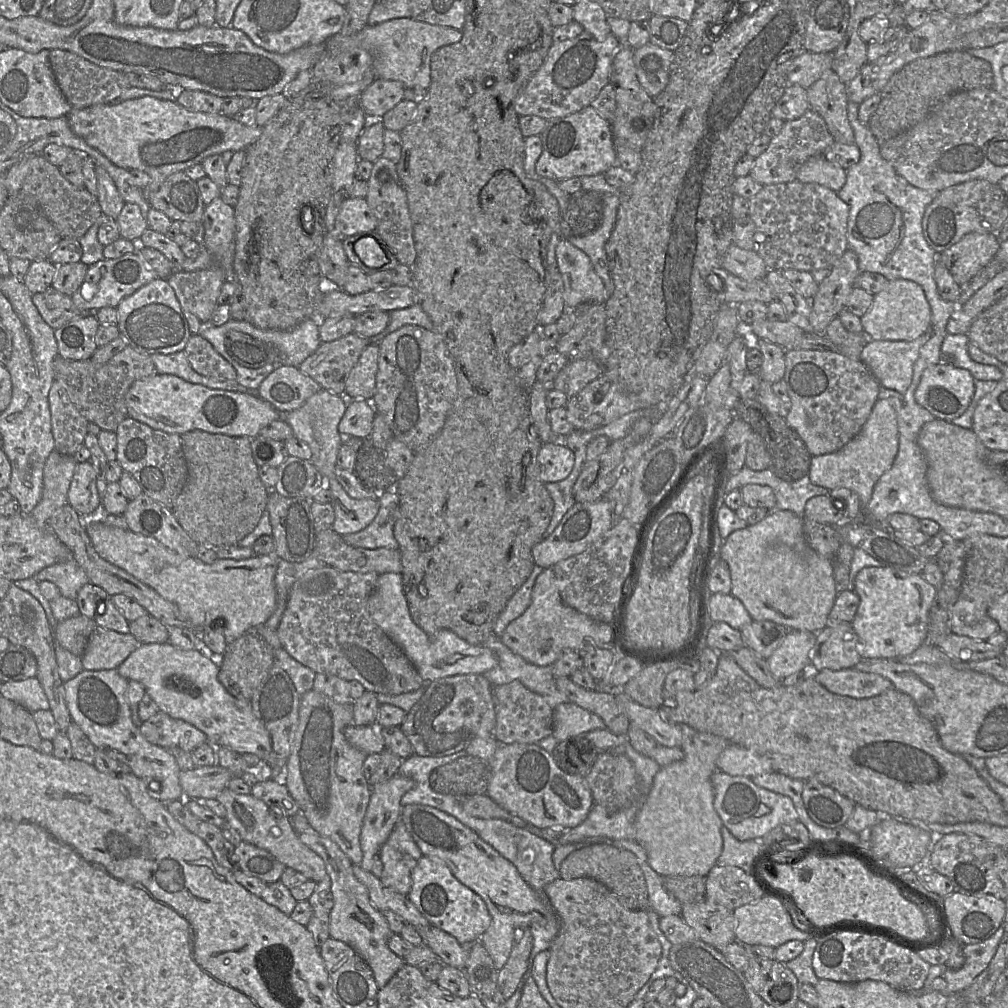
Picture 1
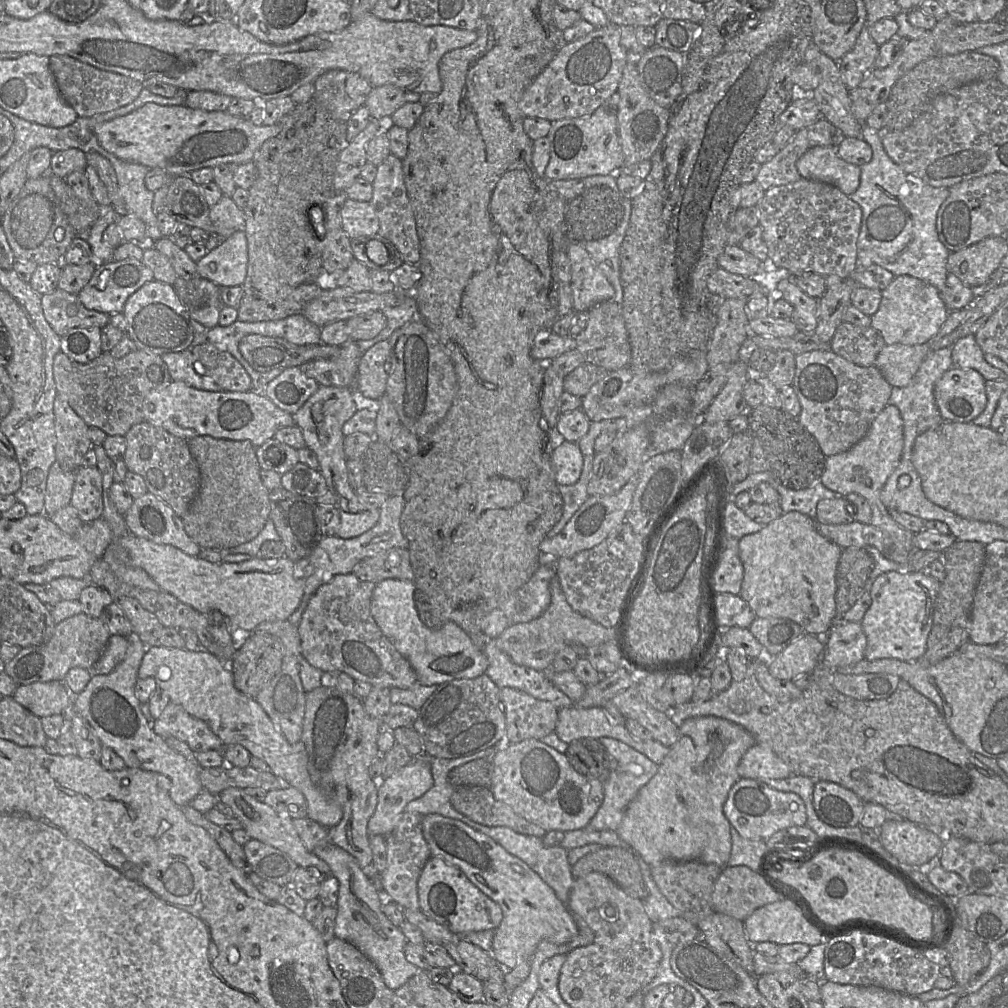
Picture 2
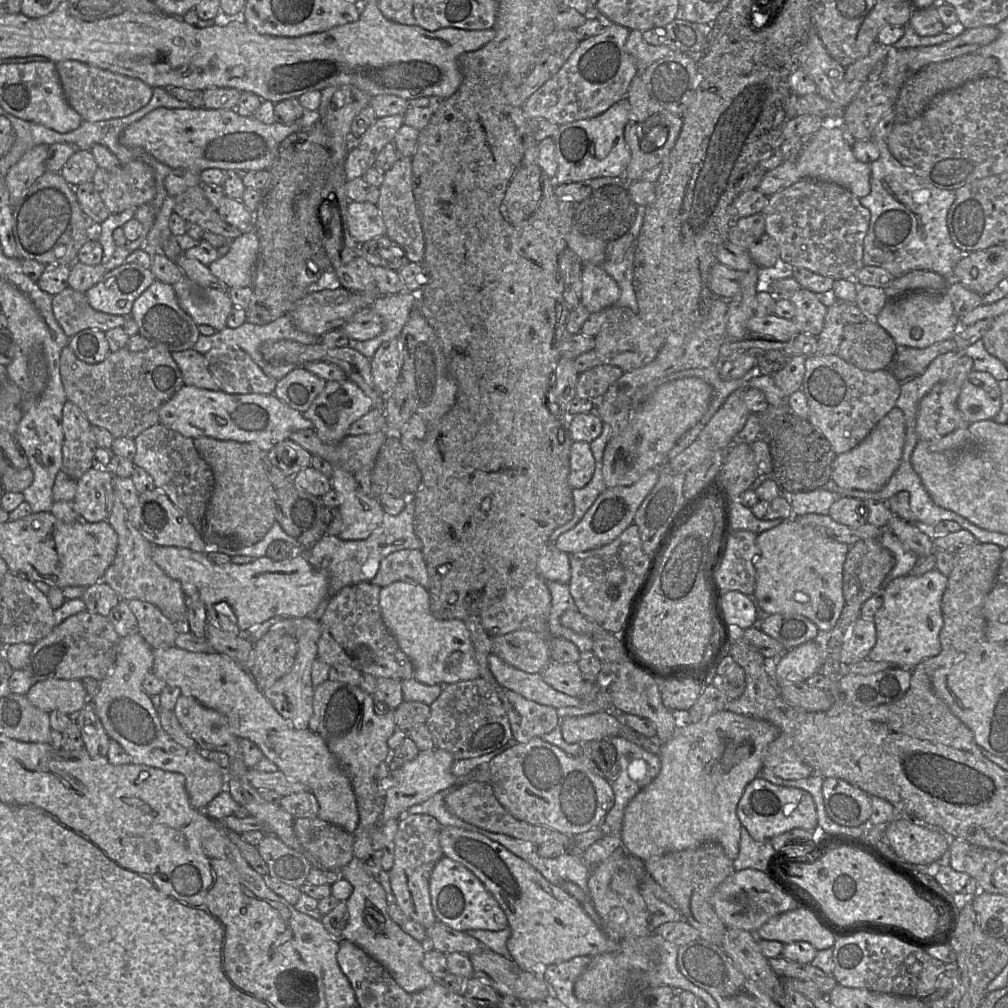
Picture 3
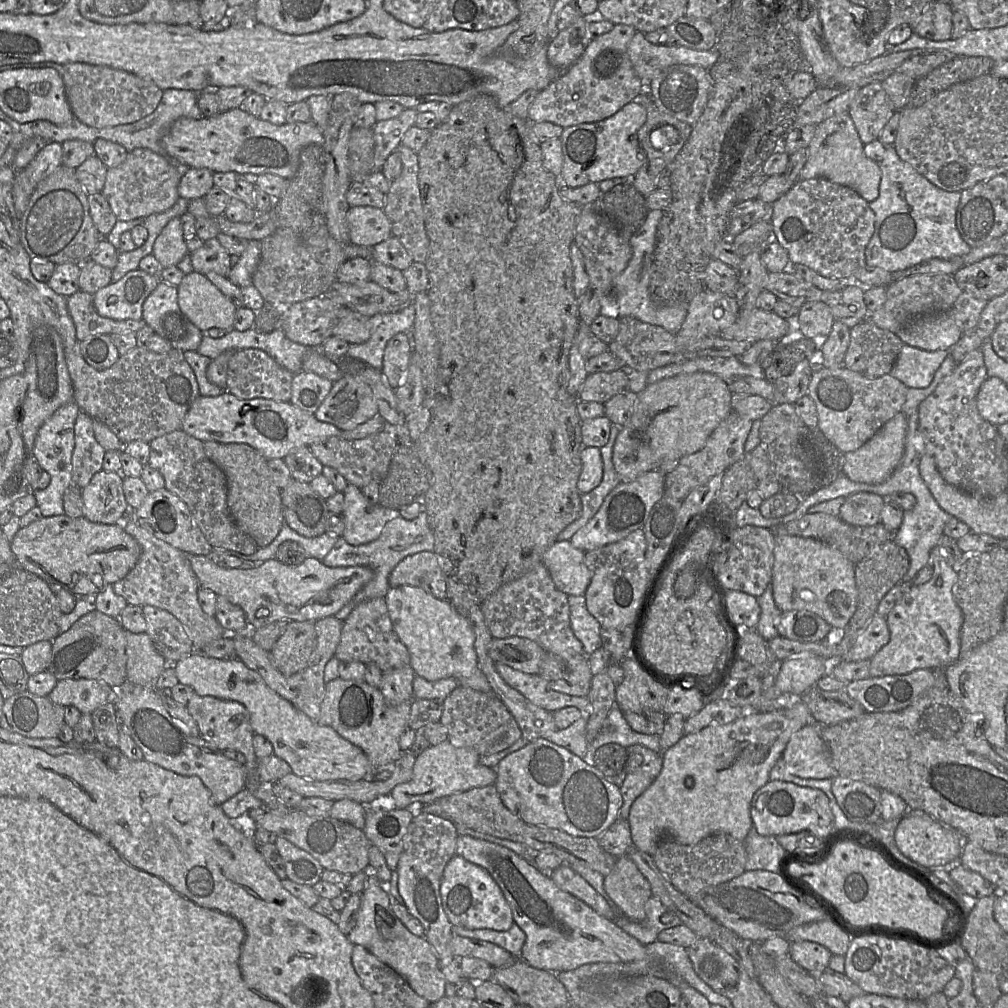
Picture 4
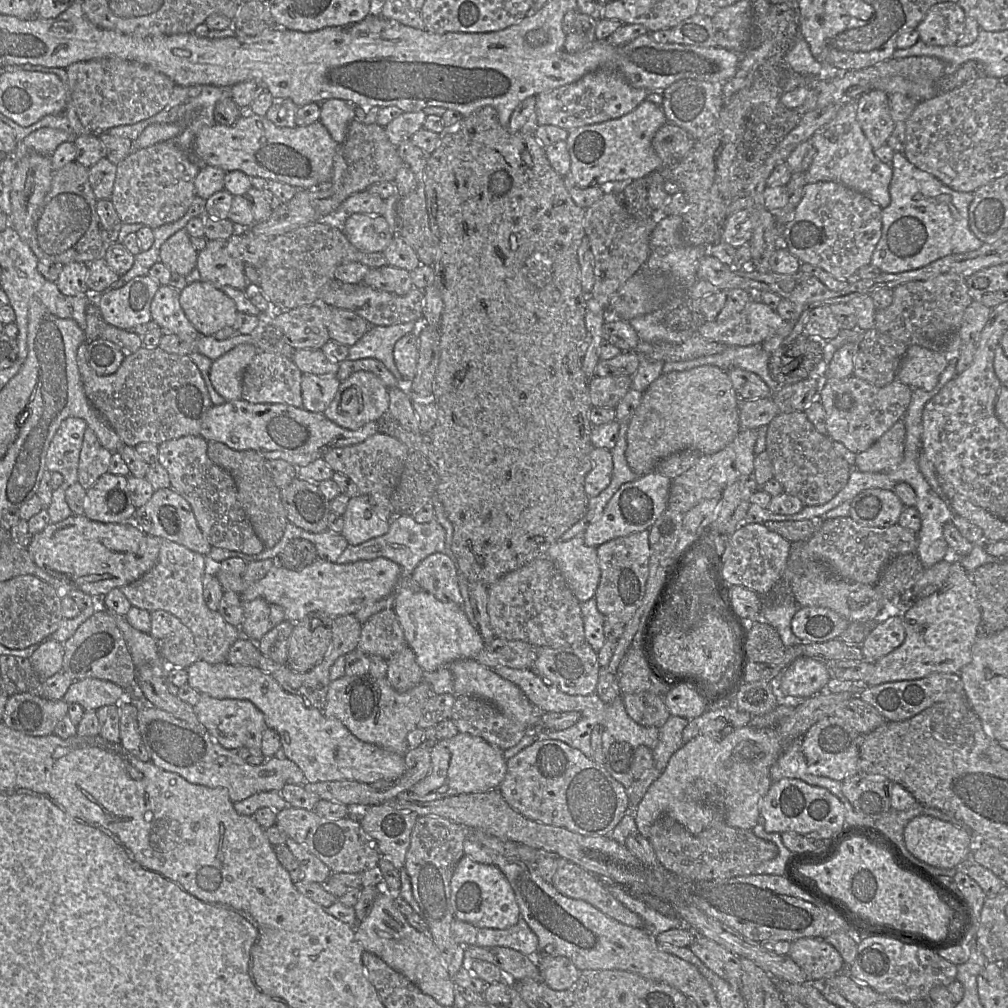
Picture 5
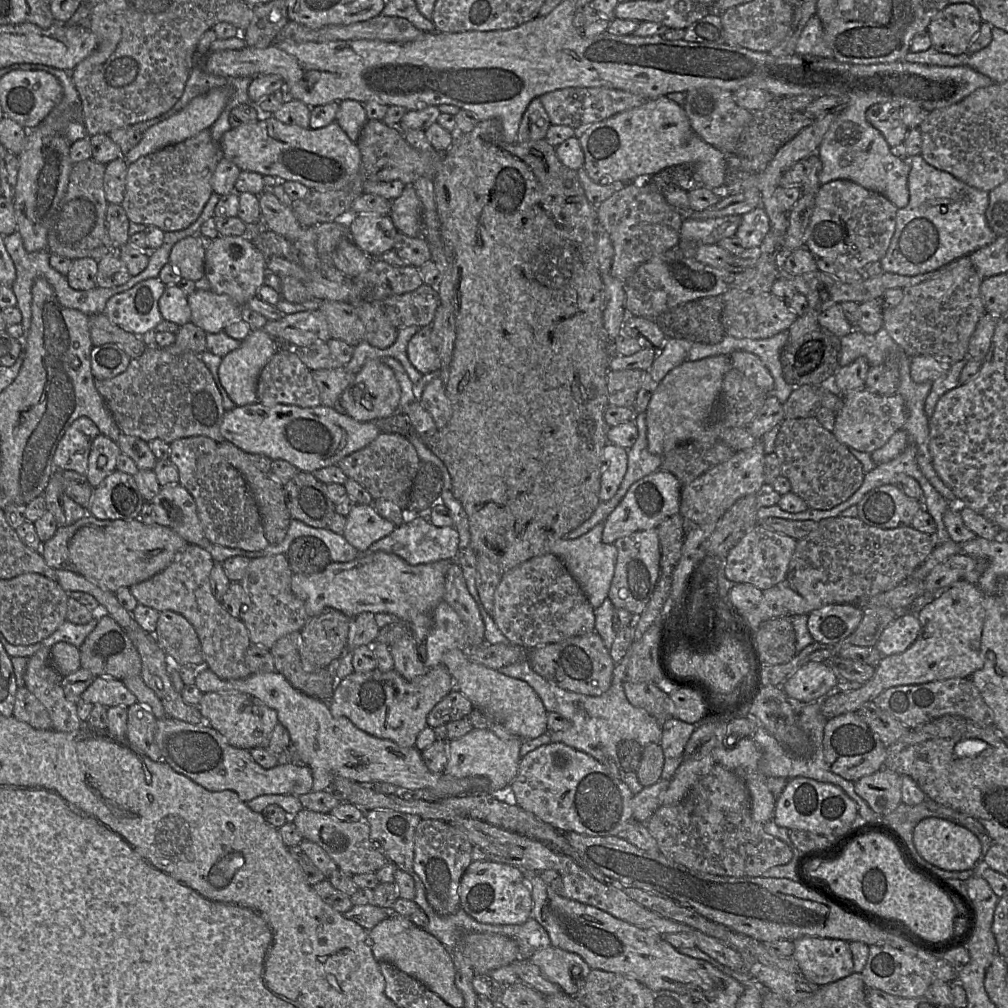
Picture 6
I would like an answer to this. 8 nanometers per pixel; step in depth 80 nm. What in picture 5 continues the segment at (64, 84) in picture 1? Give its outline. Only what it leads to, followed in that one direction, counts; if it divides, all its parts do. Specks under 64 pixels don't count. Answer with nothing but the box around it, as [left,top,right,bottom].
[66,57,176,133]

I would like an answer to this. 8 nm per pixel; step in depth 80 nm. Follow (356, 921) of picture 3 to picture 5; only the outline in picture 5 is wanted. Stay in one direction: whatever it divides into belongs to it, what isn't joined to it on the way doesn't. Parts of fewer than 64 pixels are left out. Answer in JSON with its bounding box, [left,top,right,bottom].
[355,890,458,1007]

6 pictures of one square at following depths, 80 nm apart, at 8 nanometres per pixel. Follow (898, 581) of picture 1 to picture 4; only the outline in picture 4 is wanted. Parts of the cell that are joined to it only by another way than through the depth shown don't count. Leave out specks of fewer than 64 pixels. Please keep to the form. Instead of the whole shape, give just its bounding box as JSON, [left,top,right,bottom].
[870,547,963,677]

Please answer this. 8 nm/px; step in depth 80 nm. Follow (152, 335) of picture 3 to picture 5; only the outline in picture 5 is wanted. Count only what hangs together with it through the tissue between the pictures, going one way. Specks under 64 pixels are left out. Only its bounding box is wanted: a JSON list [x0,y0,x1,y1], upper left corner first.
[151,285,203,341]

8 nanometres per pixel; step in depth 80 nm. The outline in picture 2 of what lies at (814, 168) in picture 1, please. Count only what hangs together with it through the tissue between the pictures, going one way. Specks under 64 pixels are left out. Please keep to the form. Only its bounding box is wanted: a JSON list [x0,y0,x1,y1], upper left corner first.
[796,145,860,196]

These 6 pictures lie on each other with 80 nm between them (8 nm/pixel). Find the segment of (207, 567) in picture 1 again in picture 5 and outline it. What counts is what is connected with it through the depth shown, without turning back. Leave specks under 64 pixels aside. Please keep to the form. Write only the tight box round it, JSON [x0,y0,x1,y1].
[213,557,401,623]

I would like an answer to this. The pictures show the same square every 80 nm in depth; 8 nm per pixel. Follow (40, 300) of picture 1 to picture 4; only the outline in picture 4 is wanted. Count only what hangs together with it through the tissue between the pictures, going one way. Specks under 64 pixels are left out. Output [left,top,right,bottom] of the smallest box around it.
[67,291,146,342]

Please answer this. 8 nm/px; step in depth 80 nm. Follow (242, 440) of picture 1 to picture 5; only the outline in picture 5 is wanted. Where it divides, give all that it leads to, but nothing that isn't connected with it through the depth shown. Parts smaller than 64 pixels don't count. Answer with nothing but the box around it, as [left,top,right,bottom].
[207,442,288,549]

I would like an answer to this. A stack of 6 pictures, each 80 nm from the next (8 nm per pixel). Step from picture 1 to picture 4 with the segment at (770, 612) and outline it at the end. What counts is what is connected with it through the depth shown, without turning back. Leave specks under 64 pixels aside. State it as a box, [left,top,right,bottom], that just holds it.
[771,534,858,629]

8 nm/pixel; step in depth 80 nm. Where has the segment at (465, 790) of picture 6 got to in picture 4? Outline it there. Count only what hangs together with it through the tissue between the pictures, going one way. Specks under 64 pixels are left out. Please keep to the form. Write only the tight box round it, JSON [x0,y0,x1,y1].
[172,653,374,782]

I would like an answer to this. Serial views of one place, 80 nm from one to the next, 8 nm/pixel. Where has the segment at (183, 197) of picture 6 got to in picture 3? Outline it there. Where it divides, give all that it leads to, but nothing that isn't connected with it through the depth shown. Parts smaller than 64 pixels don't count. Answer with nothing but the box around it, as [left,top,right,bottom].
[93,160,157,214]

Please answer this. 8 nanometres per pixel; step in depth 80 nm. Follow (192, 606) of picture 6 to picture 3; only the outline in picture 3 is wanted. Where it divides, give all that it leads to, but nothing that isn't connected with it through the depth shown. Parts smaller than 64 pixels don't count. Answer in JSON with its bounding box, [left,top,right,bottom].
[102,494,189,632]

